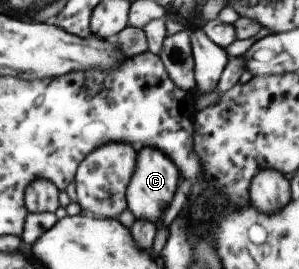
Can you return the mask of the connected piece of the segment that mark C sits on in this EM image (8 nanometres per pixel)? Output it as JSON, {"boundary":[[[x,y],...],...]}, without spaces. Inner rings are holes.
{"boundary":[[[156,148],[138,149],[136,158],[136,170],[130,178],[130,184],[126,188],[127,208],[132,212],[136,220],[148,220],[157,224],[166,214],[168,206],[173,200],[178,187],[180,172],[168,156],[158,152]]]}

